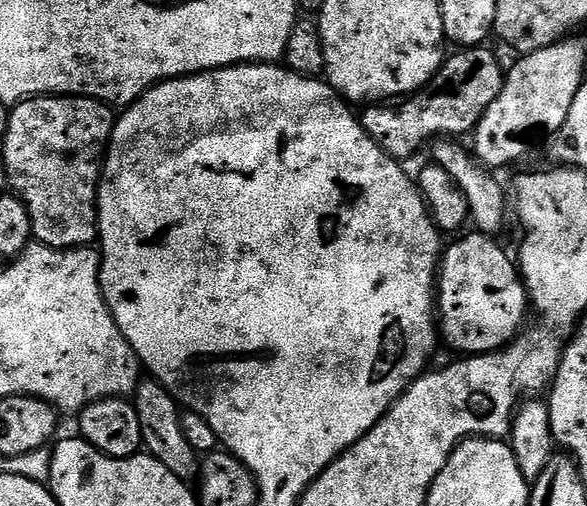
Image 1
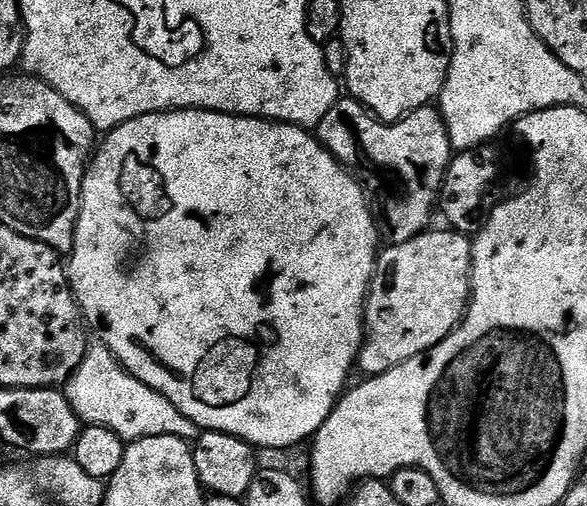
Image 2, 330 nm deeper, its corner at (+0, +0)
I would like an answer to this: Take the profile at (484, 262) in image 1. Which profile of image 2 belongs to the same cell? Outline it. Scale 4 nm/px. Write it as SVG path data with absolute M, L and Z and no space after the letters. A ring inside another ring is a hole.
M425 230L401 244L393 243L379 253L376 274L372 278L372 287L368 289L364 346L358 357L359 371L364 371L365 377L386 374L386 370L394 370L394 366L402 366L402 362L438 346L460 325L468 311L472 294L473 241L465 233L455 230L432 231Z

